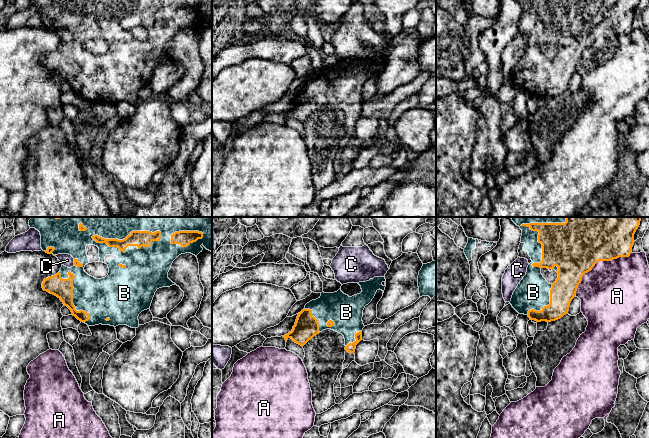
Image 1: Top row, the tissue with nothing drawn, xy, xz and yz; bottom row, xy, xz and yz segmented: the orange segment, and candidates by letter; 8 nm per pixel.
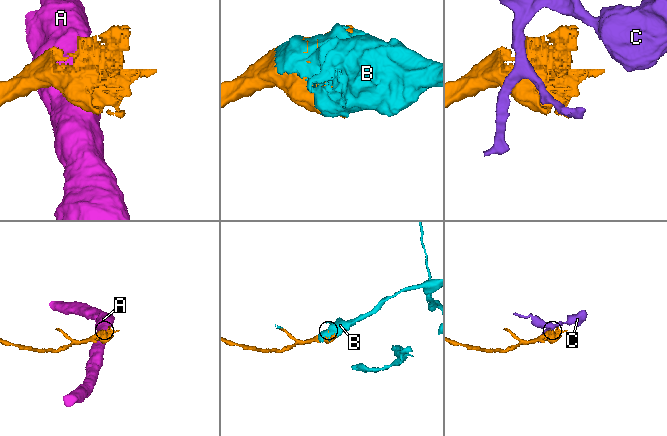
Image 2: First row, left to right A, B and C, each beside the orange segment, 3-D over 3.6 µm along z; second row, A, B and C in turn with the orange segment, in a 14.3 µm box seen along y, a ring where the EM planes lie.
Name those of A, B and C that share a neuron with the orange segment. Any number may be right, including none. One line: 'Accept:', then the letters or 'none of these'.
Accept: B

